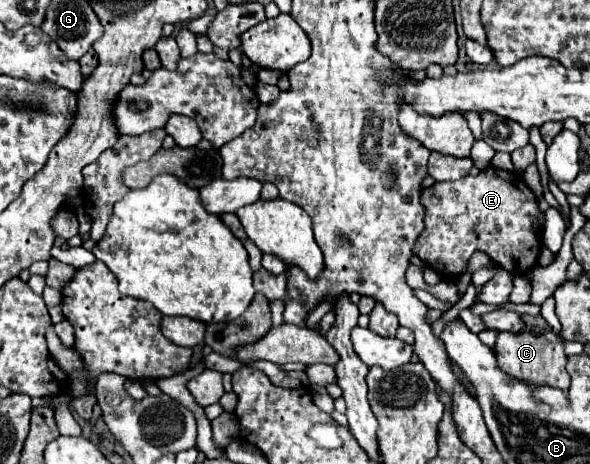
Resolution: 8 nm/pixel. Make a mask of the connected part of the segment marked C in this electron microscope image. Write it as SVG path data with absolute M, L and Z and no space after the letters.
M523 315L523 319L525 319L525 329L521 333L503 331L497 337L495 347L499 349L499 353L497 353L499 369L505 371L511 377L517 377L519 381L527 381L527 383L533 383L537 387L539 385L549 385L549 387L557 387L561 391L567 391L571 379L565 371L567 355L563 351L563 343L549 329L549 325L545 323L545 319L541 315L539 317Z

